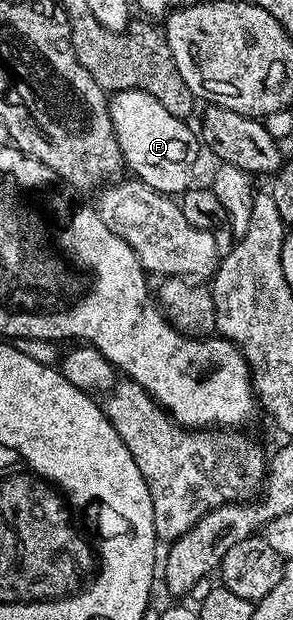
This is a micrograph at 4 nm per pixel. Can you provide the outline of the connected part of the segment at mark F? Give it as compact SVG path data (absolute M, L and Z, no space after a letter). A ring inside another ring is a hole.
M118 91L109 99L109 116L113 122L113 135L117 138L125 167L151 189L170 197L189 190L193 179L193 166L197 163L199 139L186 120L171 117L151 93Z

